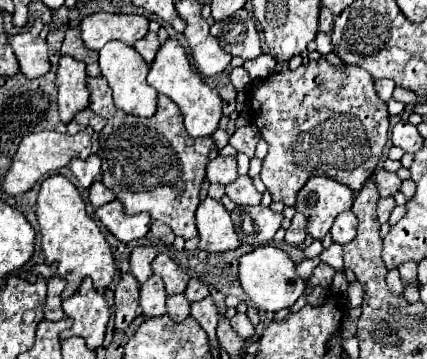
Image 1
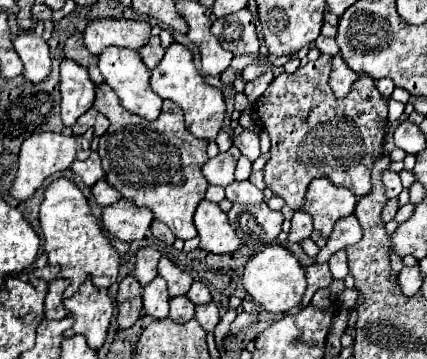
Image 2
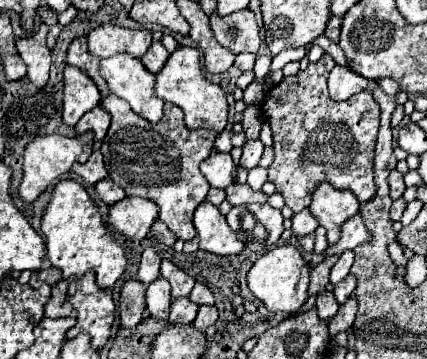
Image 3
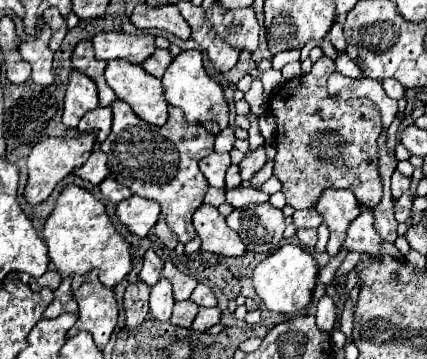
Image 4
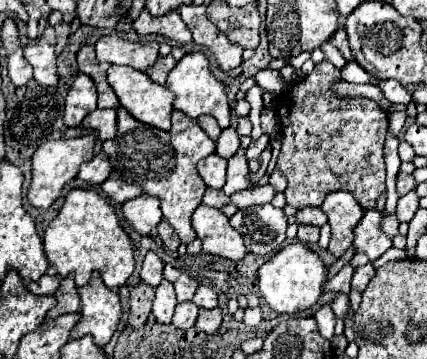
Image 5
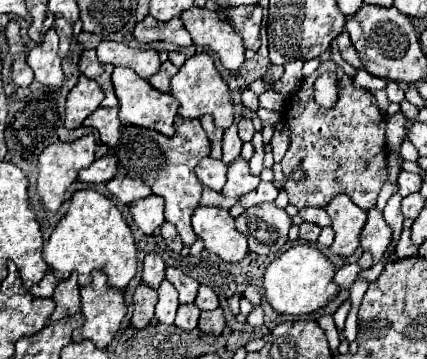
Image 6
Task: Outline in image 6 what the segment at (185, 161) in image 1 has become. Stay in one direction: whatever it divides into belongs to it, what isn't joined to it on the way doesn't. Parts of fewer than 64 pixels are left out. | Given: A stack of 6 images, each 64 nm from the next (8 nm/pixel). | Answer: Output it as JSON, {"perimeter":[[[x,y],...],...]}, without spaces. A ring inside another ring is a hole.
{"perimeter":[[[176,116],[174,120],[176,134],[174,136],[164,136],[156,130],[150,128],[140,128],[140,126],[124,126],[122,136],[116,144],[114,156],[118,160],[118,168],[126,172],[126,176],[140,178],[144,180],[146,186],[150,186],[152,194],[164,198],[164,216],[168,222],[172,222],[186,246],[190,246],[196,240],[196,234],[190,226],[190,216],[198,208],[200,196],[202,196],[202,184],[194,174],[196,164],[204,158],[210,156],[210,140],[206,132],[200,126],[200,120],[190,120]]]}

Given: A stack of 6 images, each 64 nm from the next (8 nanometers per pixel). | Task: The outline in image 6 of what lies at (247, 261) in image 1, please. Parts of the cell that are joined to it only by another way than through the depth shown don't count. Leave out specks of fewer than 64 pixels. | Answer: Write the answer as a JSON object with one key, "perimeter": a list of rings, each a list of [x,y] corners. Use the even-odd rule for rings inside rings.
{"perimeter":[[[300,242],[282,252],[276,260],[272,260],[266,266],[264,270],[266,298],[278,314],[290,314],[290,316],[312,314],[314,310],[326,306],[338,294],[338,286],[332,284],[334,272],[336,272],[334,264],[316,246]]]}

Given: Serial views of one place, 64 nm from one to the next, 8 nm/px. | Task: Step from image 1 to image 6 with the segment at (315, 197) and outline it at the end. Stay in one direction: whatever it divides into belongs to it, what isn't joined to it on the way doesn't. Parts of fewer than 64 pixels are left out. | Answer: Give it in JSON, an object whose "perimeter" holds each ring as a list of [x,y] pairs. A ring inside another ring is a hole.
{"perimeter":[[[338,194],[326,206],[326,212],[332,220],[334,228],[334,242],[330,246],[332,254],[336,256],[350,256],[358,248],[360,228],[364,226],[366,212],[358,208],[346,194]]]}

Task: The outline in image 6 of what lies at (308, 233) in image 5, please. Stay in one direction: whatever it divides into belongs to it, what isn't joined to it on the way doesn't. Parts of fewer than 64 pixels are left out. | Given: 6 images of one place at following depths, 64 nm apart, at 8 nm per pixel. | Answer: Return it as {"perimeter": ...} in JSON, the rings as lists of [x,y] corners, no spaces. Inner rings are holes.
{"perimeter":[[[302,222],[300,224],[300,240],[308,242],[308,244],[316,244],[320,236],[320,226],[310,224],[310,222]]]}

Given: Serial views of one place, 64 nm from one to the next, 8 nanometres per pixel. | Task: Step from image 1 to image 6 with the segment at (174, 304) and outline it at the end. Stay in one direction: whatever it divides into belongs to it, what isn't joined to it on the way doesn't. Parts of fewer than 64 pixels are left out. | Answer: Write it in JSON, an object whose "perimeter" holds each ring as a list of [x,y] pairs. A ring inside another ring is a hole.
{"perimeter":[[[184,304],[178,308],[174,324],[182,330],[194,330],[198,324],[198,316],[200,316],[200,308],[196,308],[194,304]]]}

